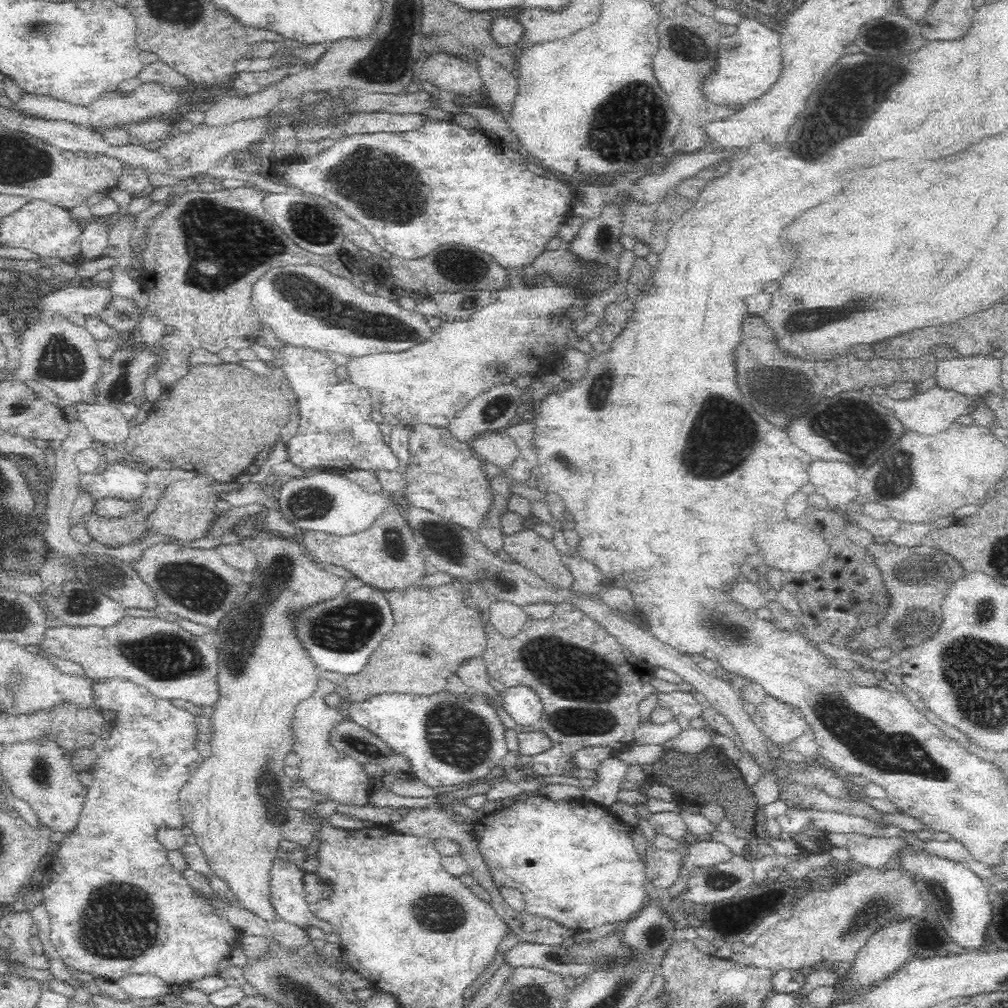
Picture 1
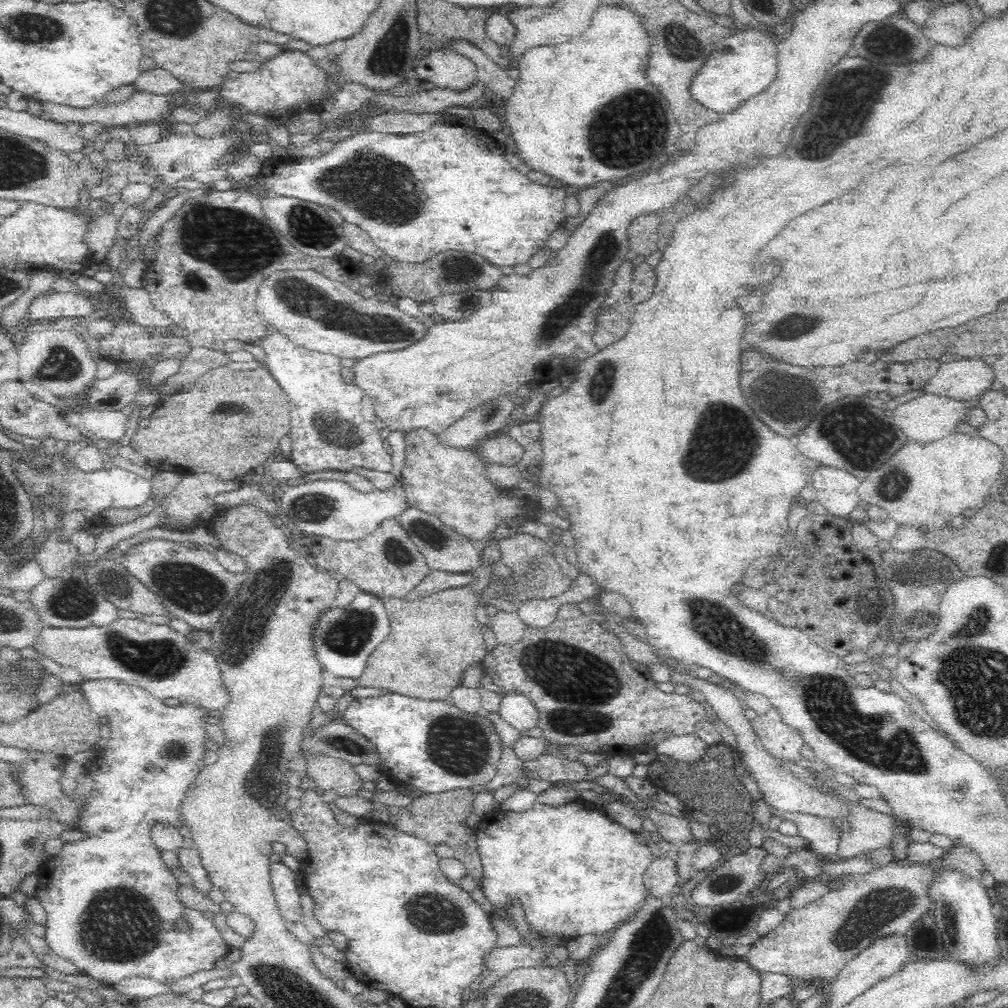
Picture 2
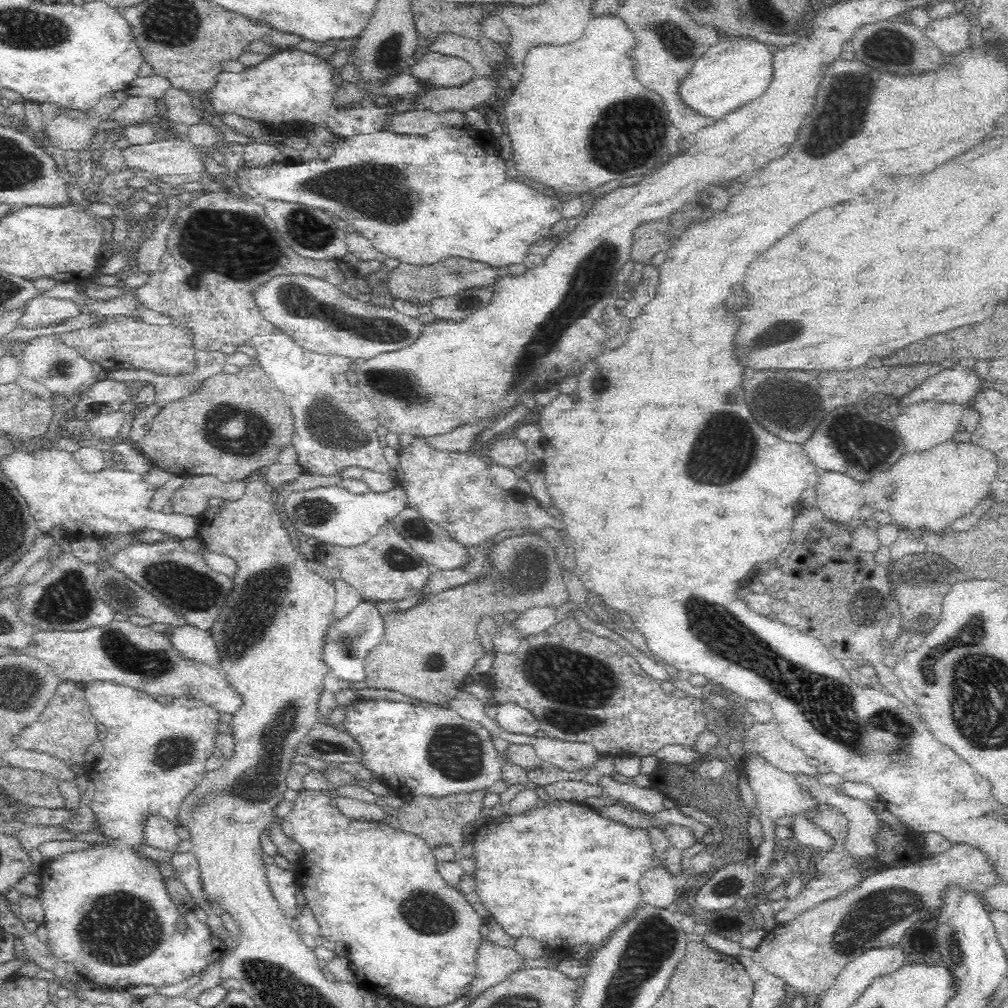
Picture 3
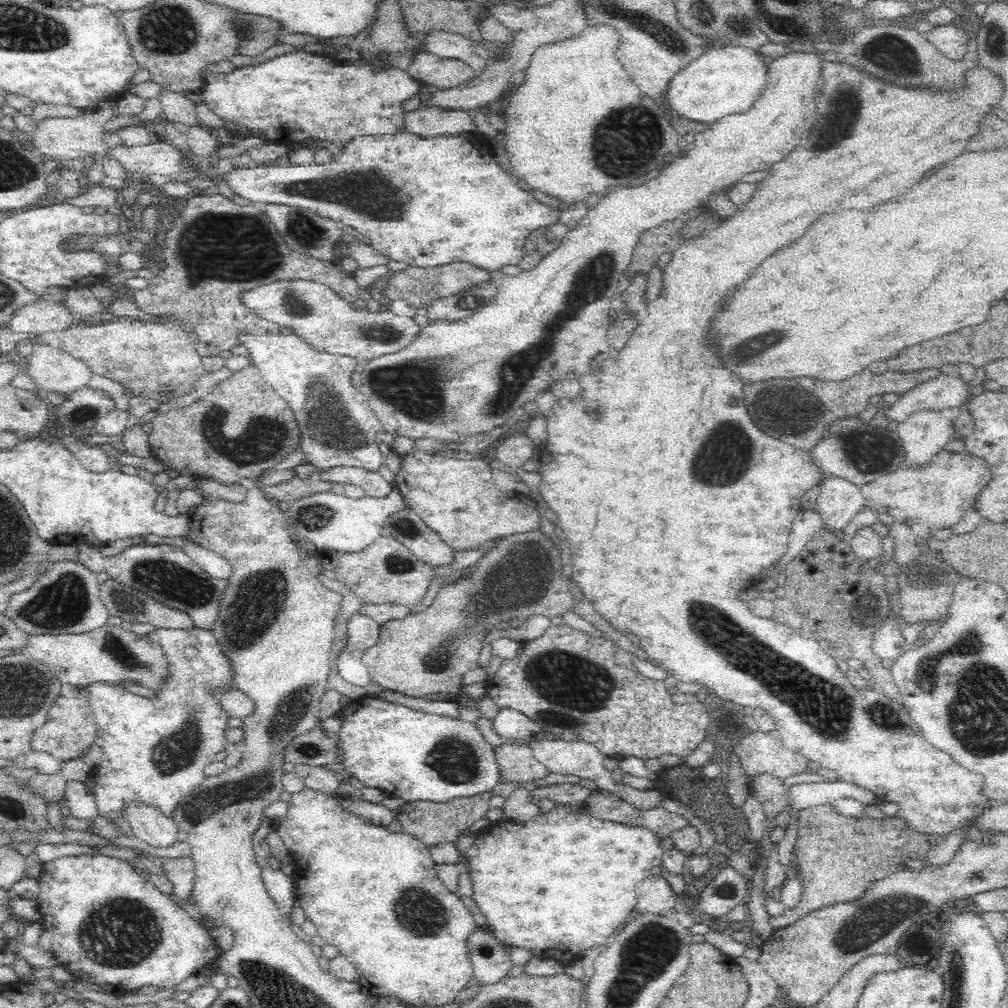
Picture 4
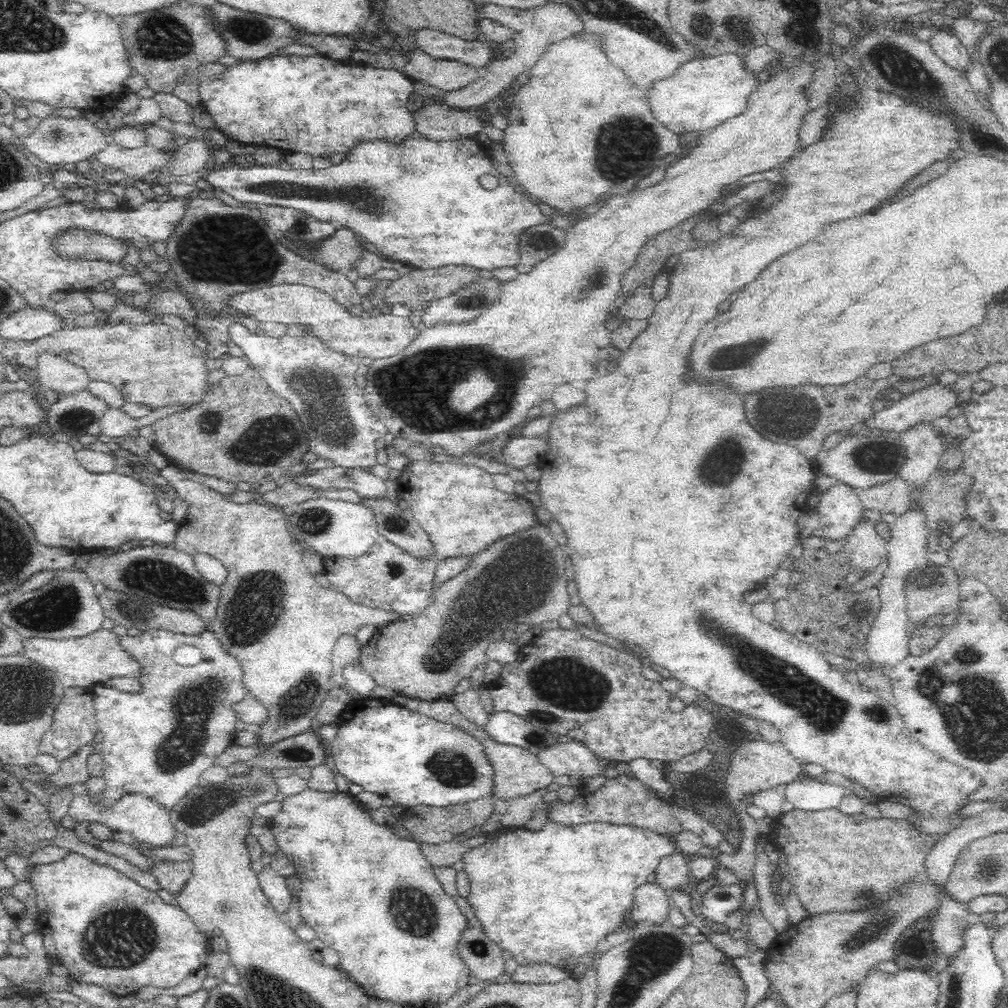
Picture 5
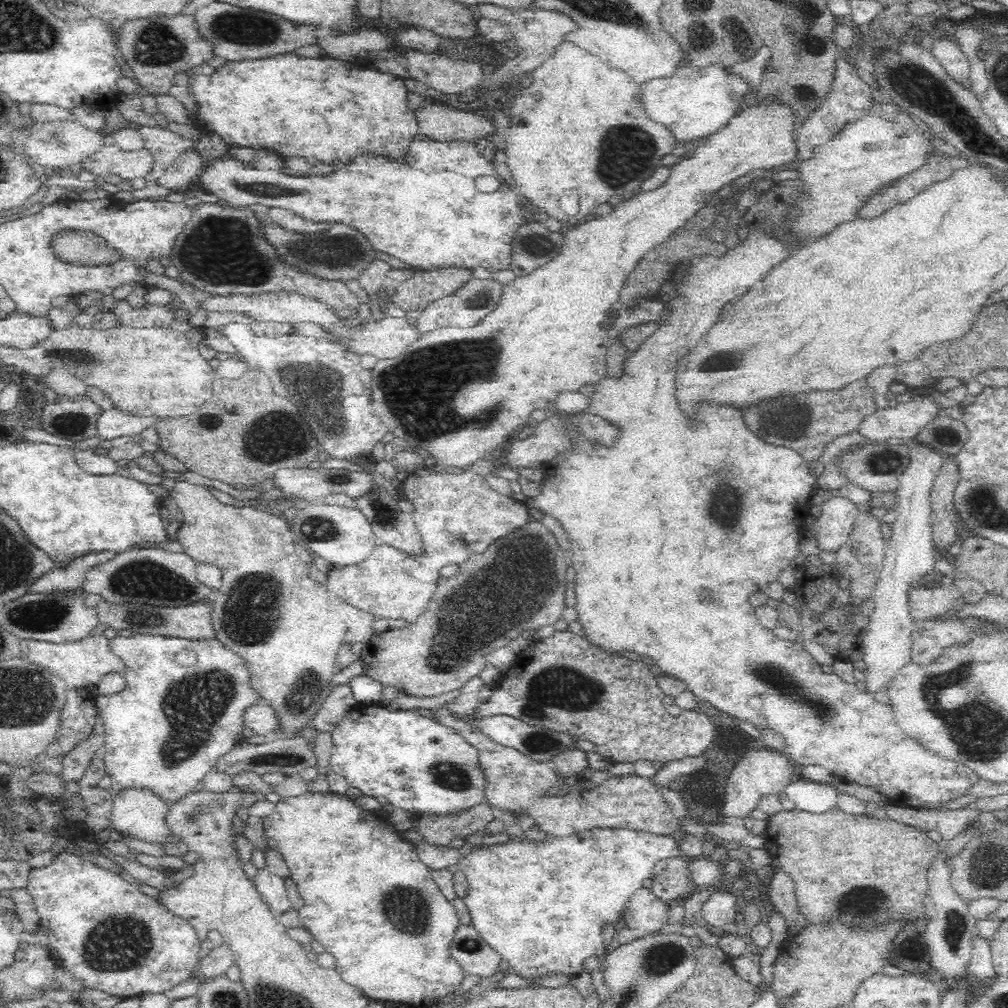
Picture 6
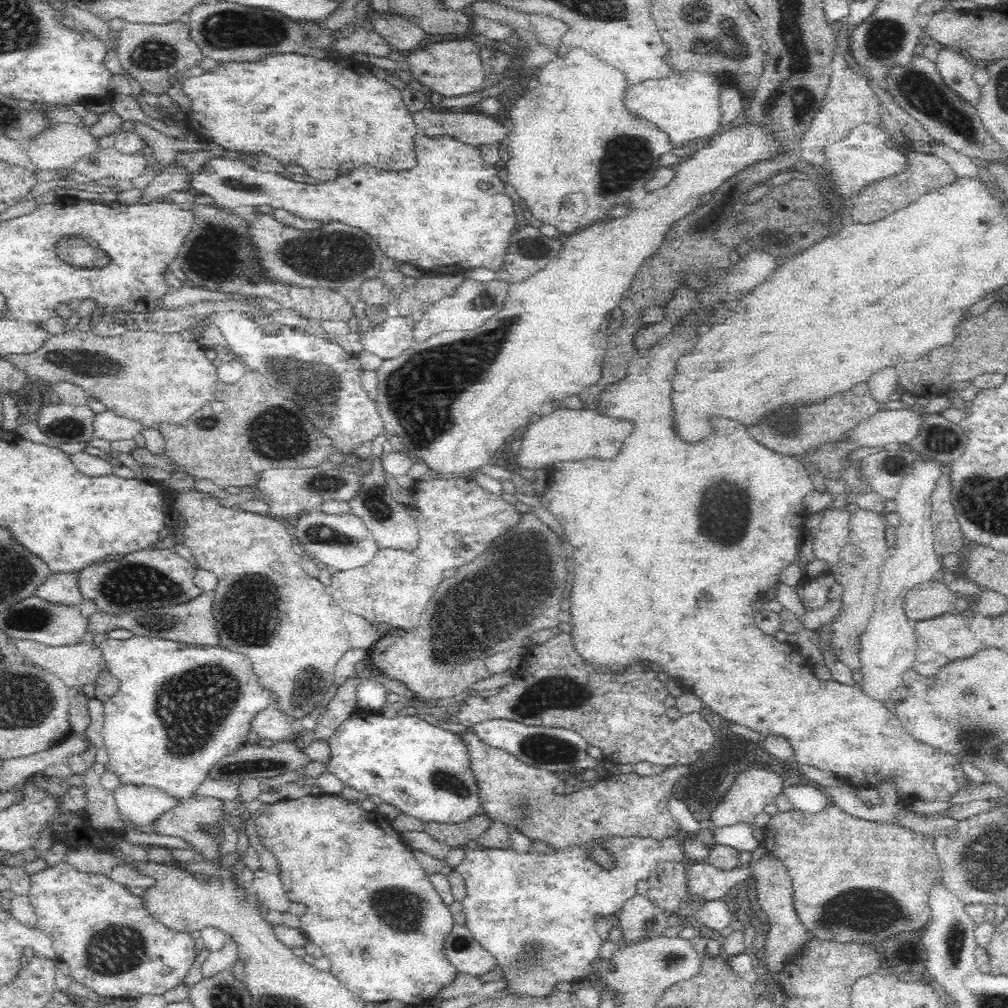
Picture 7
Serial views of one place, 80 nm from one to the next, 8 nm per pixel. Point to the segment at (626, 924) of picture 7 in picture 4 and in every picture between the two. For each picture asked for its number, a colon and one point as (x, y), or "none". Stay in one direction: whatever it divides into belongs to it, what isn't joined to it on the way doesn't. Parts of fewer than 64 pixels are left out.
4: (654, 894)
5: (651, 903)
6: (645, 910)

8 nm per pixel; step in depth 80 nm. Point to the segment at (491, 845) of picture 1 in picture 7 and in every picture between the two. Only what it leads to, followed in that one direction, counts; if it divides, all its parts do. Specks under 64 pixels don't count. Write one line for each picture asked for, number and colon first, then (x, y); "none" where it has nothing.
2: (576, 872)
3: (564, 875)
4: (561, 882)
5: (548, 896)
6: (541, 904)
7: (536, 913)

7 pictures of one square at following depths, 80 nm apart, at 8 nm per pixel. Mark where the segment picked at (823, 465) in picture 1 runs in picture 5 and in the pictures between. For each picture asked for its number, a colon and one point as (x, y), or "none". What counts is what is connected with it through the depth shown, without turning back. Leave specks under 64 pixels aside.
2: (835, 488)
3: (839, 496)
4: (839, 501)
5: (840, 508)

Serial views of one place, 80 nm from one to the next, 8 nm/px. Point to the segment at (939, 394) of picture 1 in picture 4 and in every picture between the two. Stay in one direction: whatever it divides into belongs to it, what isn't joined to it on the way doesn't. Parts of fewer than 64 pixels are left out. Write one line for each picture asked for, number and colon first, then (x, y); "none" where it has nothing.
2: (930, 416)
3: (922, 425)
4: (925, 432)

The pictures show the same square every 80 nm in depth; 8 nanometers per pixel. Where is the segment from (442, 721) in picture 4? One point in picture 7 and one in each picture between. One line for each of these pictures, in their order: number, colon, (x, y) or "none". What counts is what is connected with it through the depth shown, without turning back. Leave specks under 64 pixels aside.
5: (413, 759)
6: (417, 764)
7: (425, 771)

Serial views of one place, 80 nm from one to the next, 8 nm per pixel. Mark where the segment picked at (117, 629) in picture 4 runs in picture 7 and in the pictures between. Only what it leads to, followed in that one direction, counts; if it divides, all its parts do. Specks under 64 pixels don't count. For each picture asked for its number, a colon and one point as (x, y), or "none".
5: (83, 661)
6: (77, 664)
7: (79, 664)

